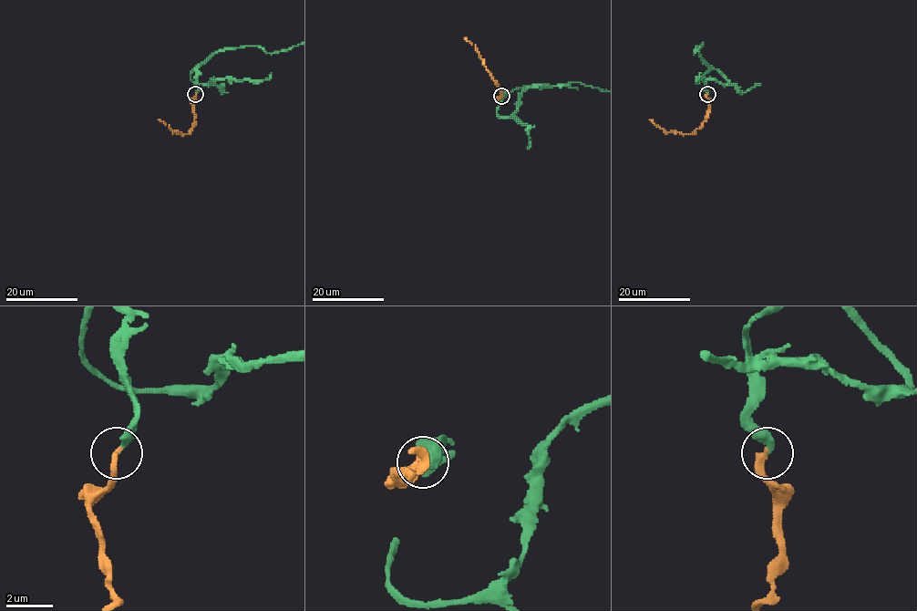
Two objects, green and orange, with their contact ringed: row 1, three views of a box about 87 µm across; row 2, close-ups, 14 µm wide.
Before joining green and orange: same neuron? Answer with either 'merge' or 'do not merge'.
merge

